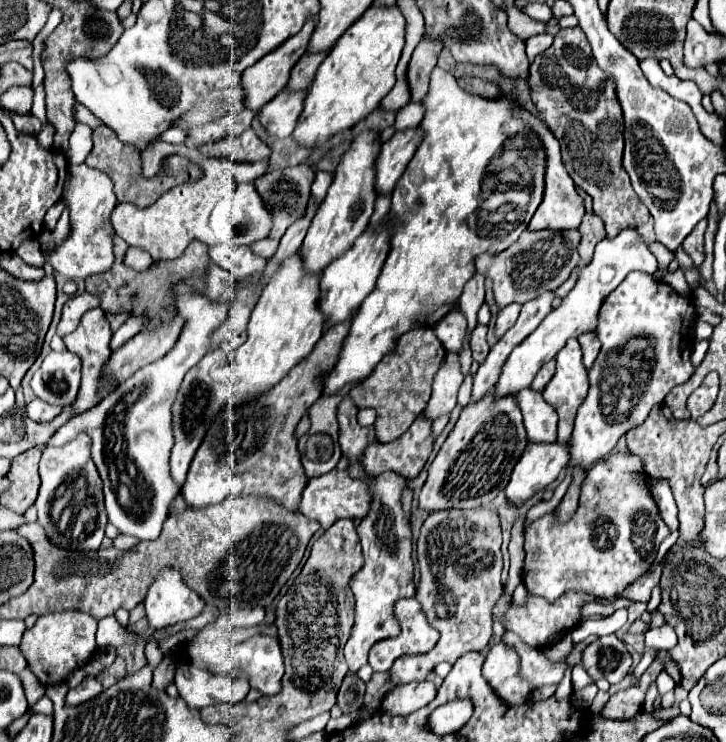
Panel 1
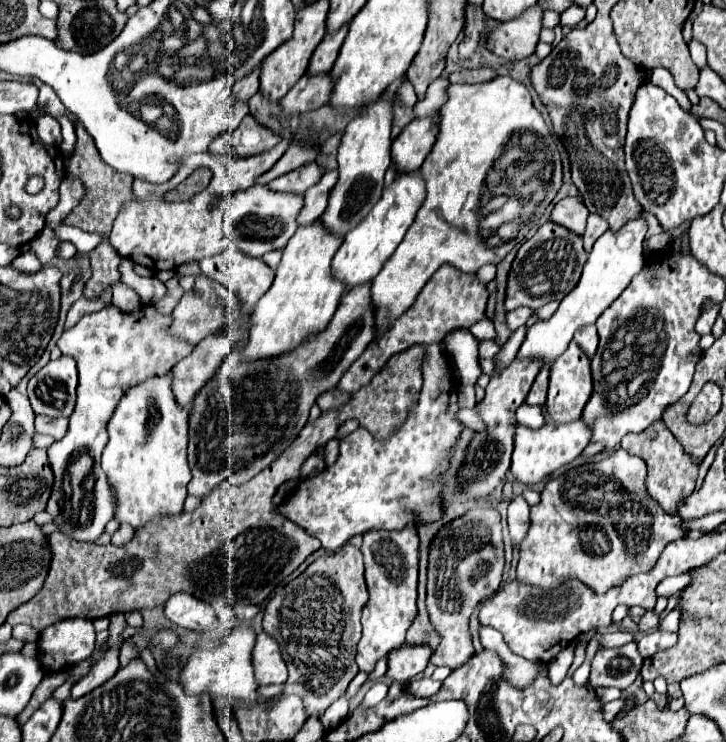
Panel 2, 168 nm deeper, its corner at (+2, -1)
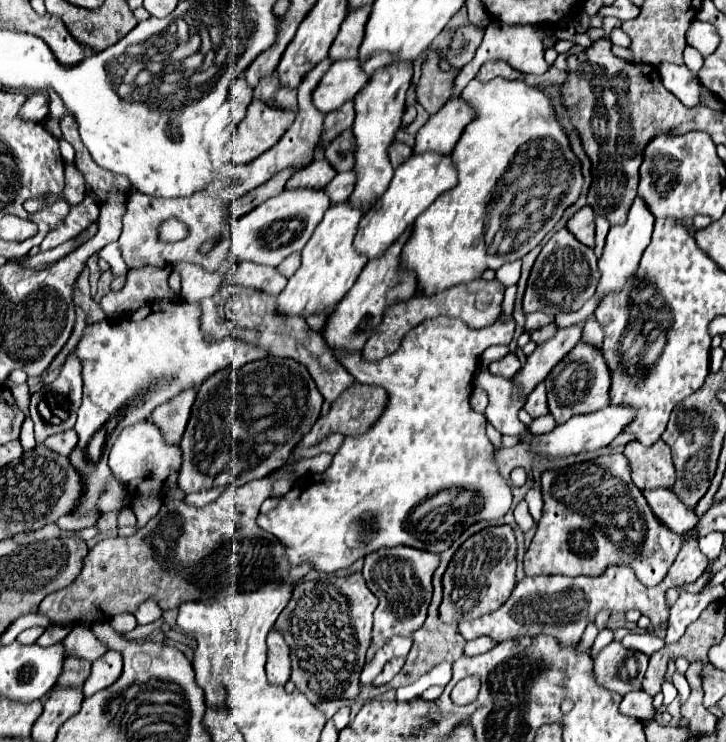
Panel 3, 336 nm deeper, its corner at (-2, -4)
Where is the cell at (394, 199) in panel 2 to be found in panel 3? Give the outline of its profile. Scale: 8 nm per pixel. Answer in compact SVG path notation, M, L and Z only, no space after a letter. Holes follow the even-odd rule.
M413 153L409 161L405 161L403 165L395 169L395 177L391 179L389 189L373 205L375 209L369 209L363 215L353 241L355 251L361 255L367 255L369 261L379 259L443 191L455 185L455 179L457 179L457 171L451 165L451 159L447 155L437 155L437 153L415 155Z

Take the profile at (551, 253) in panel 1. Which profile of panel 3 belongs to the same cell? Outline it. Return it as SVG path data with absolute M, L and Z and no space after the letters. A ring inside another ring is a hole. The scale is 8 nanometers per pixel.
M565 227L555 231L553 237L543 245L541 253L535 259L535 265L531 269L527 289L523 295L523 311L533 313L533 311L543 311L551 317L559 313L569 313L577 311L583 307L585 301L589 301L595 293L599 279L599 269L597 269L597 257L591 247L583 245L577 241Z

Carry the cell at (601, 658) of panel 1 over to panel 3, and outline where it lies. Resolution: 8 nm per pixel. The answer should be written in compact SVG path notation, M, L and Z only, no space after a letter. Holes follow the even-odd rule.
M613 641L595 657L595 681L619 695L639 691L647 663L649 657L645 653L627 651L619 641Z

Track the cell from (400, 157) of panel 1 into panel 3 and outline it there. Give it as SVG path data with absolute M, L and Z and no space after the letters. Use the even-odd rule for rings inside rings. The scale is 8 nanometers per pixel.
M449 99L429 121L417 131L413 153L439 153L449 155L455 141L471 121L473 109L461 99Z

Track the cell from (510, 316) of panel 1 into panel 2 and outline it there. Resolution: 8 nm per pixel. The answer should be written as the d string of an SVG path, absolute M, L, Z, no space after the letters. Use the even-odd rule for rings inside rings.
M519 308L519 310L513 310L513 312L507 312L507 326L509 326L511 330L517 330L519 326L523 326L523 324L529 320L531 314L533 314L533 312L527 310L527 308Z

